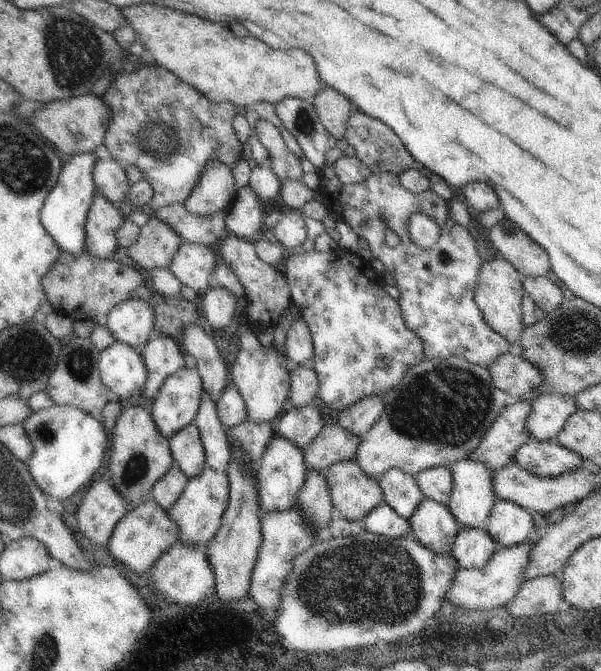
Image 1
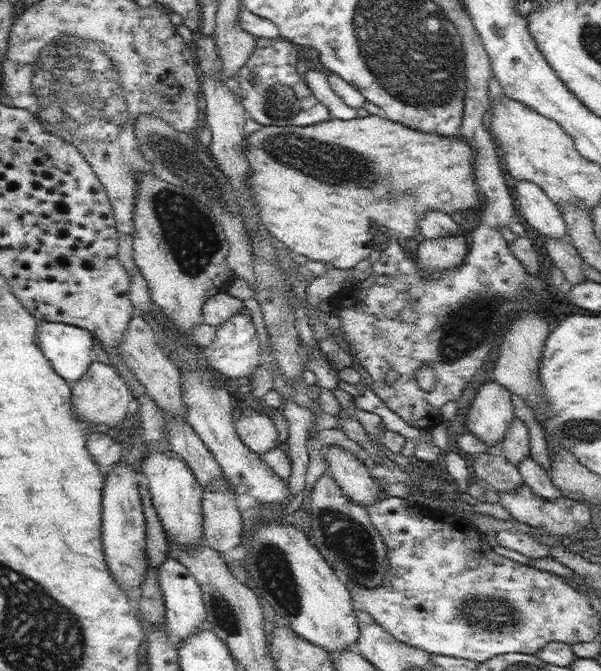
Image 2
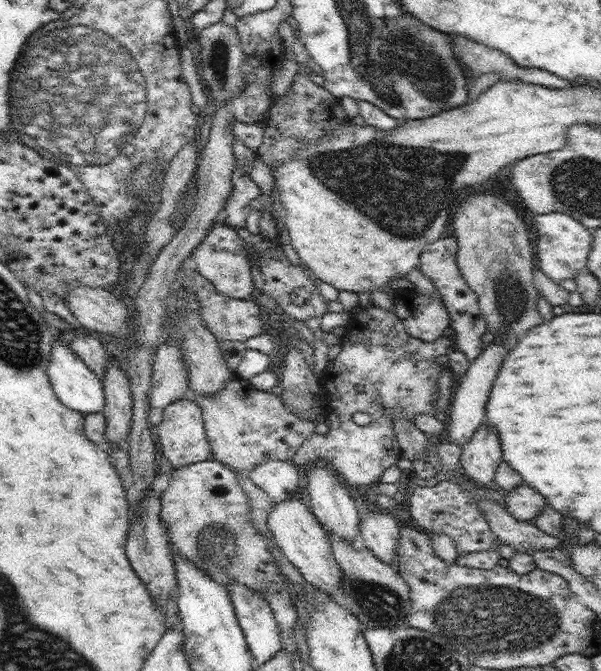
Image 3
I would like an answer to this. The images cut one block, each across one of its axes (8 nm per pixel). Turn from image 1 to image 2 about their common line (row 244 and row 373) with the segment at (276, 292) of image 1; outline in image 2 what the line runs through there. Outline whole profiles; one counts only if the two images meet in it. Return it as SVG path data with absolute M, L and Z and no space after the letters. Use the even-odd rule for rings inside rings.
M242 310L234 313L226 322L217 327L213 341L204 347L208 366L219 376L229 377L235 380L250 379L261 362L260 340L256 335L252 316L242 313Z

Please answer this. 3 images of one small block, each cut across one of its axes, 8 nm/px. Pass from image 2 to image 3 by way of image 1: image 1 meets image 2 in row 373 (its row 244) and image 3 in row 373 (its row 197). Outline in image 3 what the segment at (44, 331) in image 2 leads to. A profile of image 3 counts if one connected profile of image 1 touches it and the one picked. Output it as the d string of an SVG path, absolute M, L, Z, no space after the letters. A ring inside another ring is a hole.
M54 340L50 352L50 362L48 362L48 380L64 406L72 408L87 415L88 413L103 412L105 407L105 394L103 382L96 373L90 370L78 354L74 354L67 345L67 340Z

